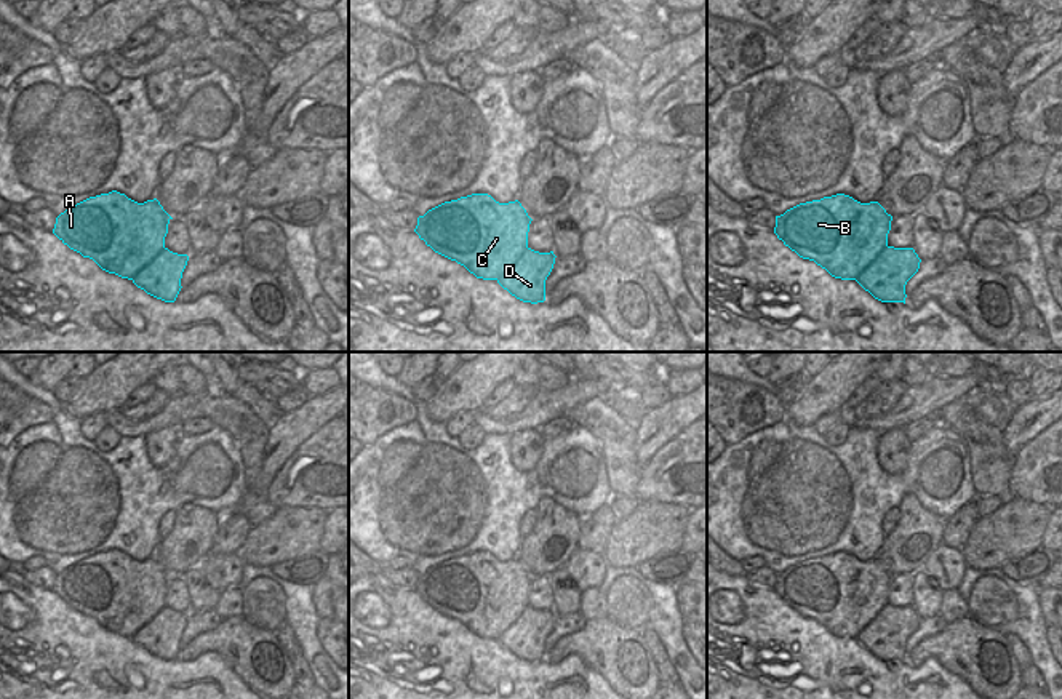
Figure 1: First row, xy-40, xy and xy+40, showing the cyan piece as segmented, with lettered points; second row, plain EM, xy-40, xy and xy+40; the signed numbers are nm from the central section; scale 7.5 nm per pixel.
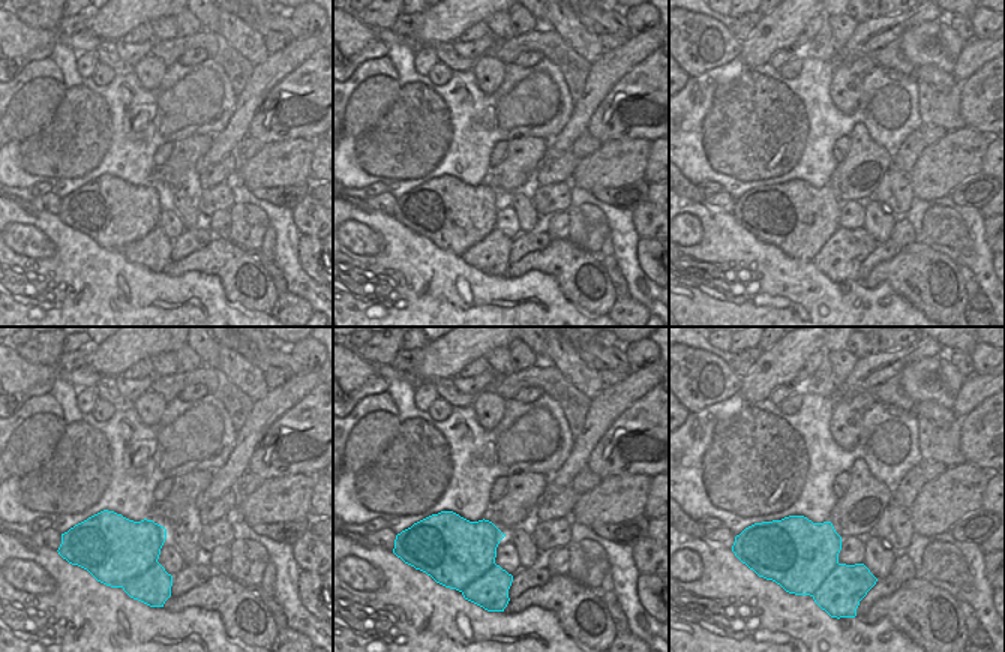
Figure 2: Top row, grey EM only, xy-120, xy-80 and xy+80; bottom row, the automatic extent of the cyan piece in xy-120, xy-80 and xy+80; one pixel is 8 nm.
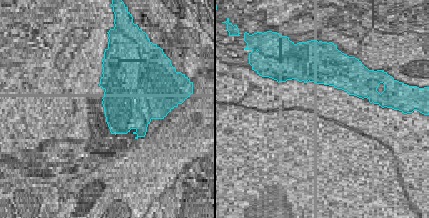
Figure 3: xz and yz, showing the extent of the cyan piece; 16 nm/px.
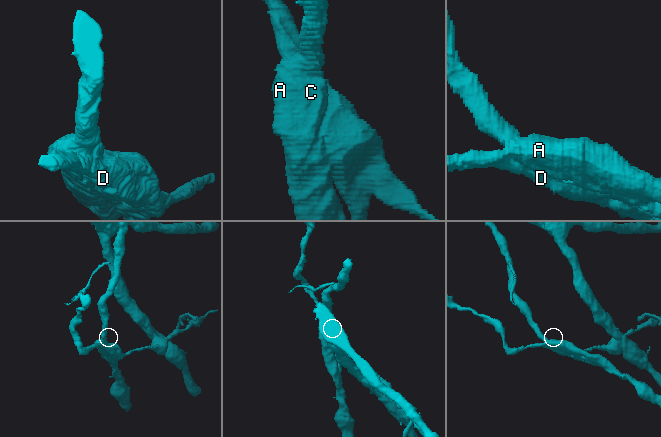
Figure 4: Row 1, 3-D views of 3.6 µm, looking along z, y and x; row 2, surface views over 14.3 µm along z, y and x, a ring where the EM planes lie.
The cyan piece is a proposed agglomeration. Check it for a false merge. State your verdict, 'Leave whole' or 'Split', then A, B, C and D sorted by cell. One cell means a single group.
Split. Groups: A B C / D.

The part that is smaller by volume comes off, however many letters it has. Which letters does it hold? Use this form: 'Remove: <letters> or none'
Remove: D.

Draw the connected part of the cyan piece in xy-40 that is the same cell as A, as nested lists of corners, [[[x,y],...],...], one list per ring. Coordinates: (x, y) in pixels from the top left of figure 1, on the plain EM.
[[[112,549],[67,566],[53,592],[102,629],[133,638],[165,608],[171,577],[157,557],[138,561]]]

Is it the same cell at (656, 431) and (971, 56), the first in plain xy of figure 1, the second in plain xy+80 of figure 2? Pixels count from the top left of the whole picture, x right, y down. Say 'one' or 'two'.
one

